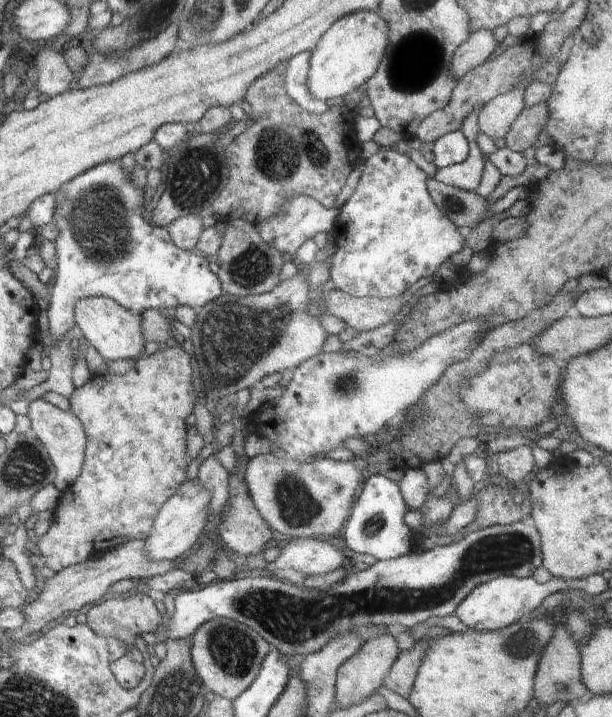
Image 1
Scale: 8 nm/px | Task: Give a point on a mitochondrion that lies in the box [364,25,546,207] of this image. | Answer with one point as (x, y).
(417, 59)

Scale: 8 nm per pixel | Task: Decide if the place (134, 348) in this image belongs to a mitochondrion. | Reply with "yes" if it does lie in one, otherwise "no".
no

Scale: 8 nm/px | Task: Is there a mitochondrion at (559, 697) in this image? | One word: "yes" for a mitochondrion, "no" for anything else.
no

